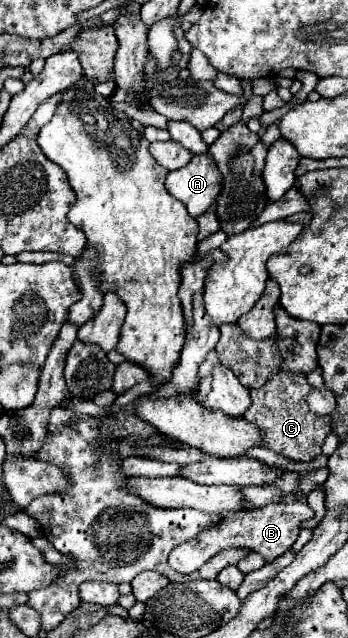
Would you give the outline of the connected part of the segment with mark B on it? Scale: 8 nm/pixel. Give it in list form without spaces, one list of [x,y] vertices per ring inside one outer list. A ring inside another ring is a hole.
[[[280,472],[280,476],[272,482],[272,486],[280,488],[280,492],[282,492],[280,502],[264,506],[264,508],[254,508],[254,510],[230,512],[212,528],[206,528],[196,538],[176,546],[176,550],[172,550],[172,554],[168,558],[170,566],[180,574],[192,574],[202,564],[206,564],[214,554],[218,554],[226,548],[248,548],[252,552],[262,554],[264,560],[270,564],[274,558],[282,556],[296,542],[298,532],[300,532],[300,522],[314,518],[314,510],[308,506],[306,498],[298,494],[300,492],[298,484],[300,484],[298,472]]]

